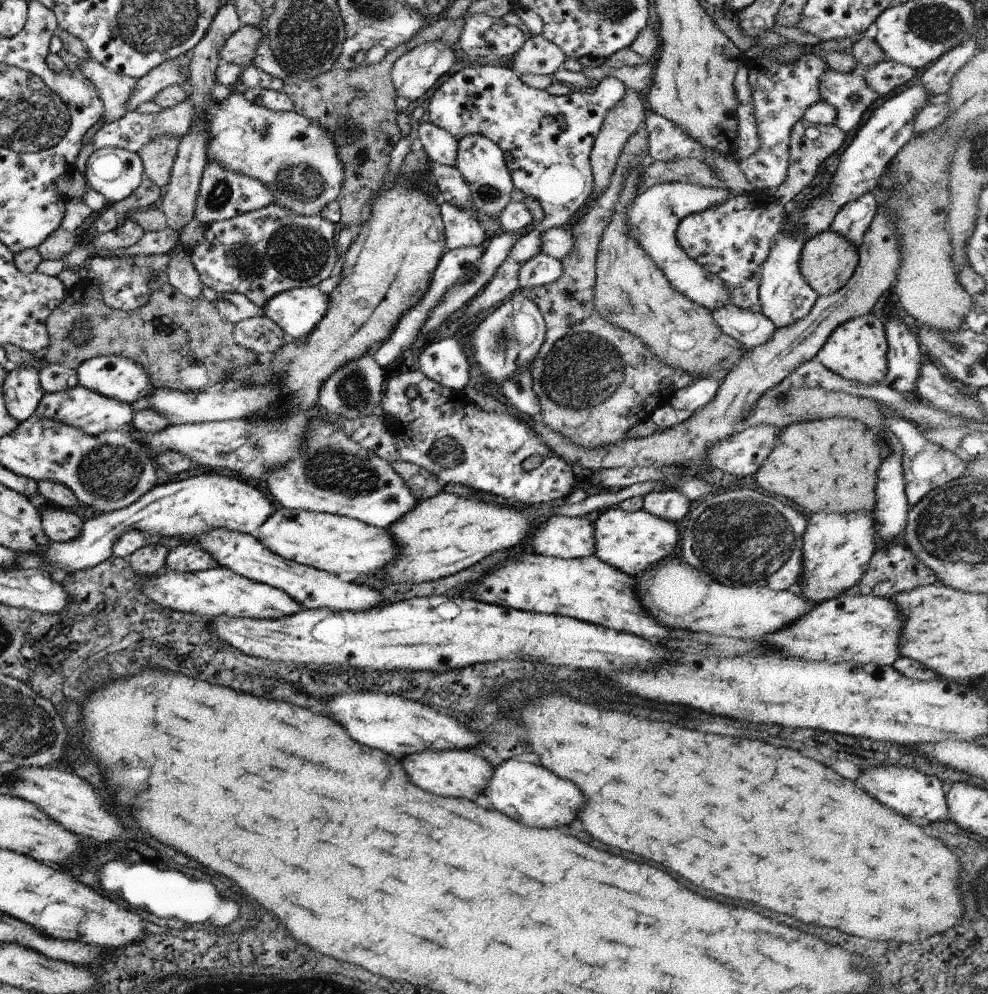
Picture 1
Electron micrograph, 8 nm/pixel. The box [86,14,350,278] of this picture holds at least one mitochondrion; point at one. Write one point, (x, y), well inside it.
(304, 181)

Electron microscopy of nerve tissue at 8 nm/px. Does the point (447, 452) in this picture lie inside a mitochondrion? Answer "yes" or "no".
yes

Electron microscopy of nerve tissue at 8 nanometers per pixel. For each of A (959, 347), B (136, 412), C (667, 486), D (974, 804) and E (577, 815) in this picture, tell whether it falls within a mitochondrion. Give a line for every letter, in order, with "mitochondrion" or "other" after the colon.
A: mitochondrion
B: other
C: other
D: other
E: other

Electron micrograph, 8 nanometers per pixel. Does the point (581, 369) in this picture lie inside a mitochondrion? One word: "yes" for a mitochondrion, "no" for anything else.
yes

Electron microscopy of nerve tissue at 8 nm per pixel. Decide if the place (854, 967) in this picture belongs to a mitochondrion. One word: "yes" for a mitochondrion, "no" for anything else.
yes

